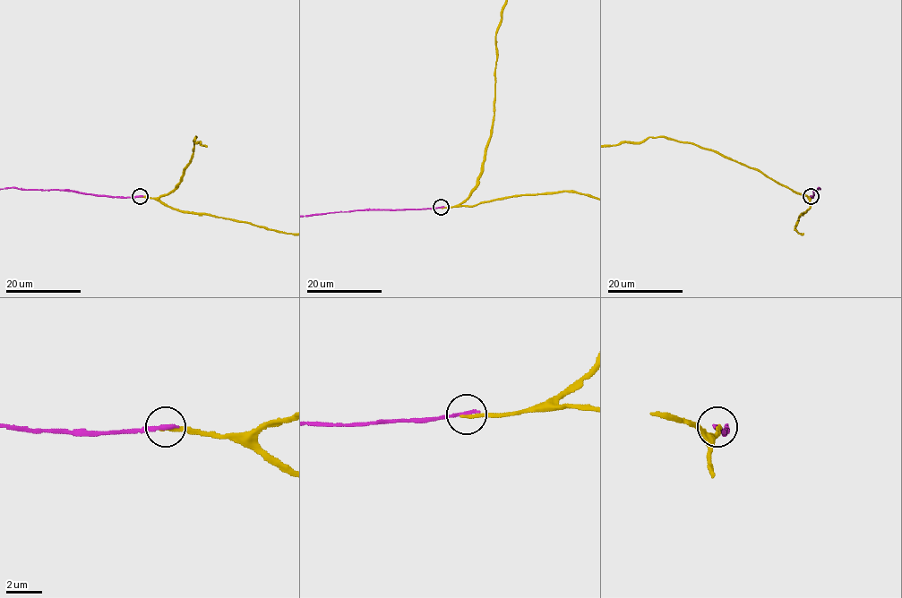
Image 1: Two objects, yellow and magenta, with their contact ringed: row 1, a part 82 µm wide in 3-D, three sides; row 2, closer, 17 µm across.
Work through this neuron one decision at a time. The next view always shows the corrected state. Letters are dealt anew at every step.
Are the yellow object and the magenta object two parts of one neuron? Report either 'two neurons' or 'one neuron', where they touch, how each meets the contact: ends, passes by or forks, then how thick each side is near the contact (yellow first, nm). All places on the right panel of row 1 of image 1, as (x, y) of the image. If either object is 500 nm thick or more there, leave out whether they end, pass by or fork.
two neurons | (811, 196) | yellow ends | magenta ends | 240/240 nm

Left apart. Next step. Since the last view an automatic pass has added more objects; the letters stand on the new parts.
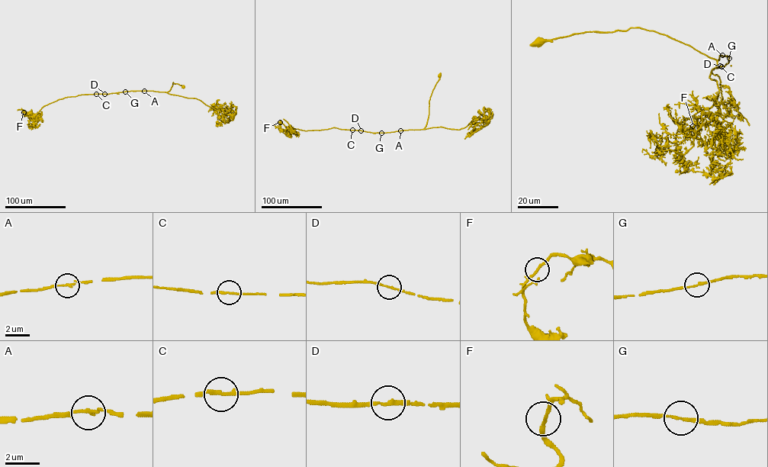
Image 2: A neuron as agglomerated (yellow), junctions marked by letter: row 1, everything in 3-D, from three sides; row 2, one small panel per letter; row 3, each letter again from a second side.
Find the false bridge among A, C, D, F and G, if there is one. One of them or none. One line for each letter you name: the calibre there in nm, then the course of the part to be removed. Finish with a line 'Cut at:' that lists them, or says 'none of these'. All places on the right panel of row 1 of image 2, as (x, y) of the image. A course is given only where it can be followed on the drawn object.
Cut at: none of these

